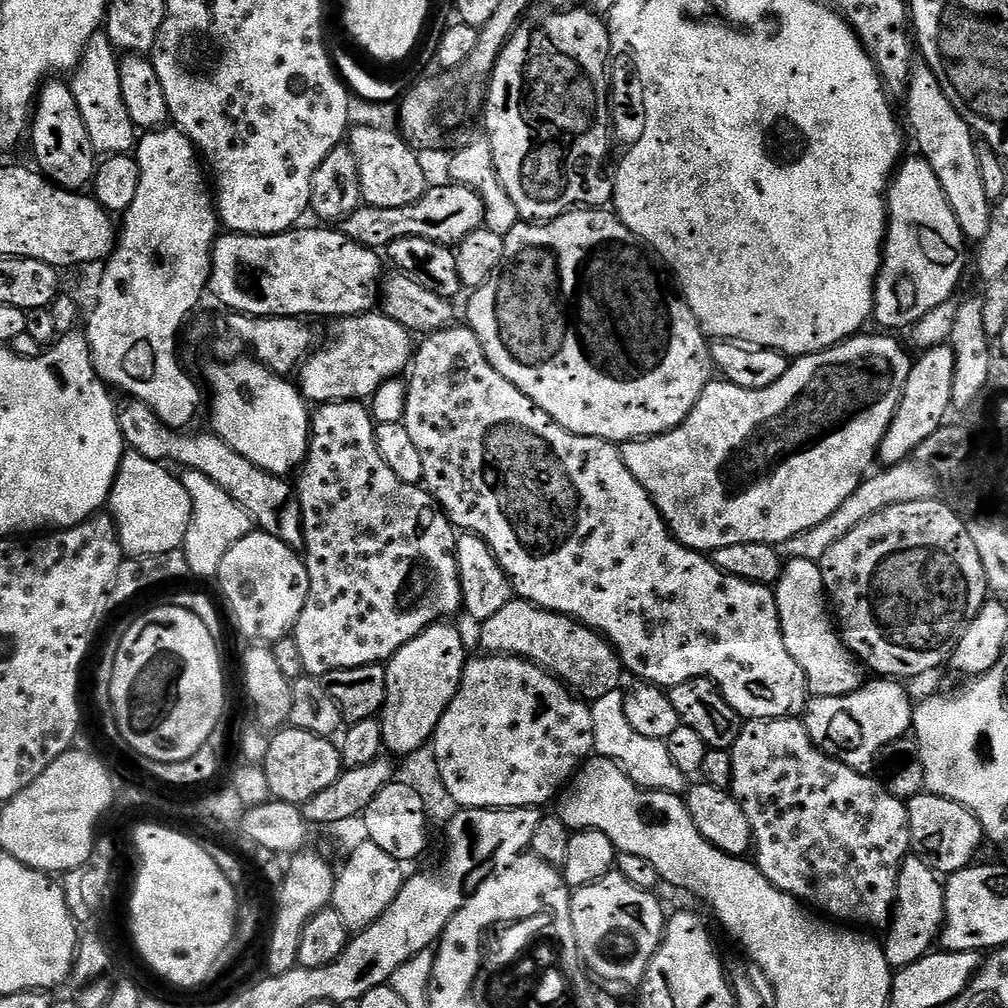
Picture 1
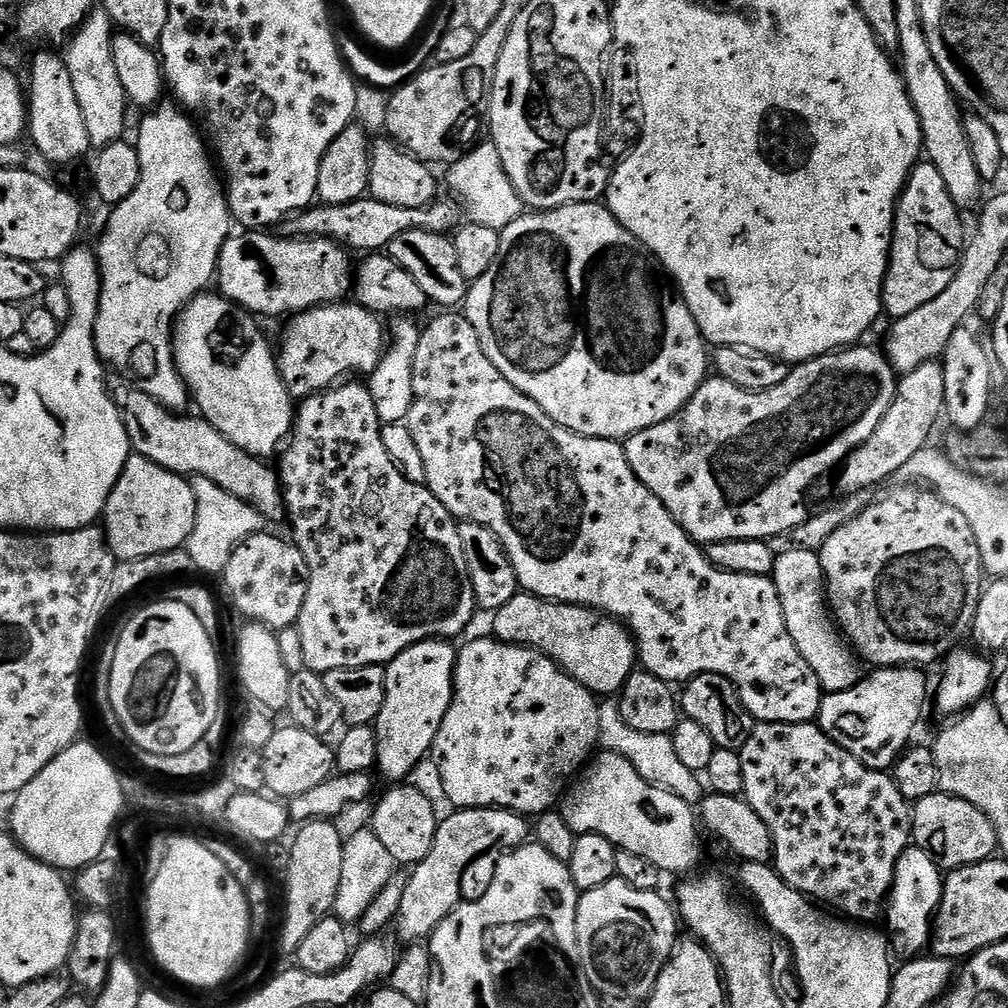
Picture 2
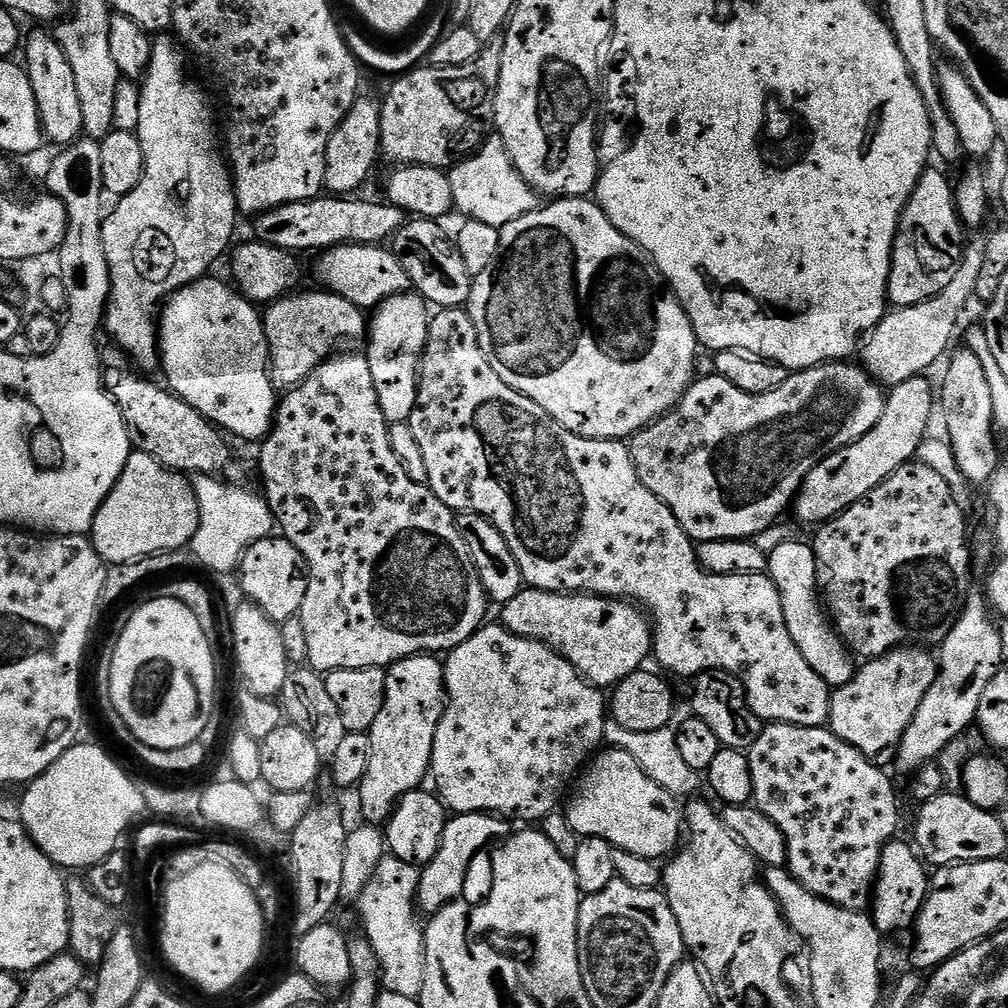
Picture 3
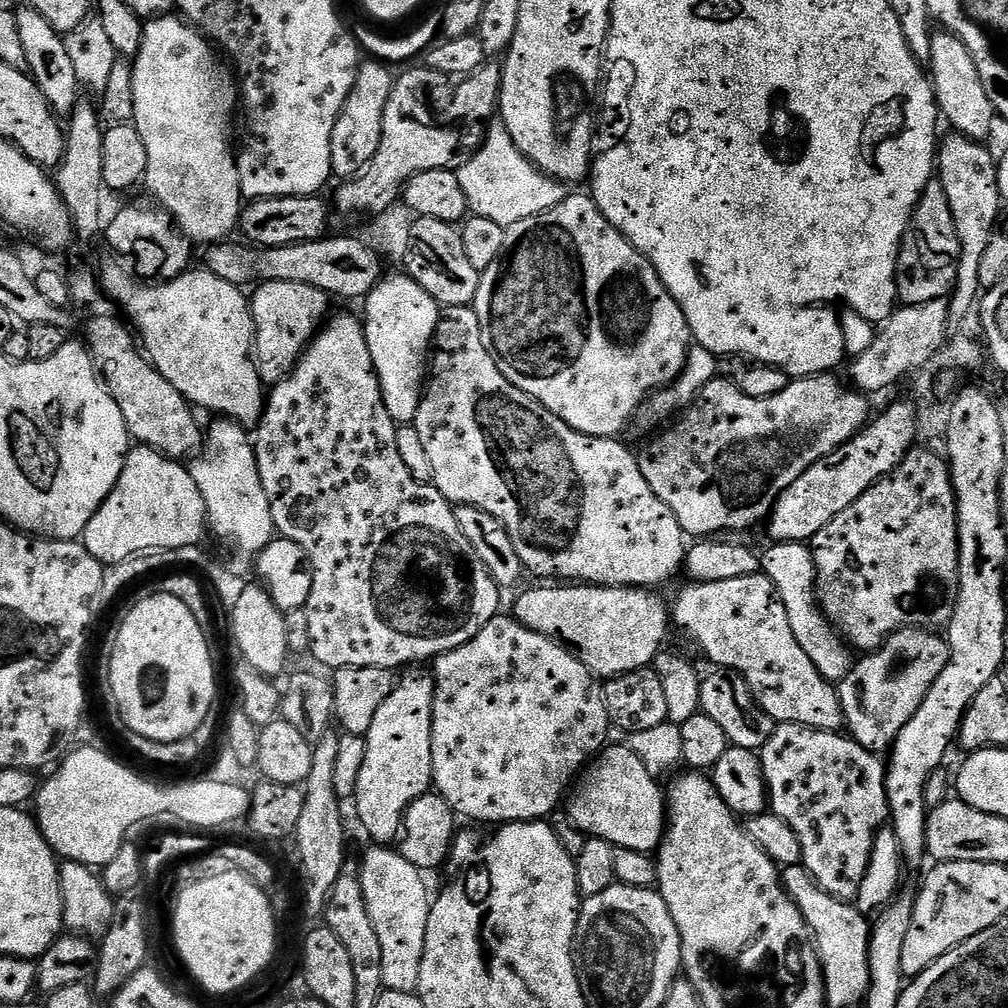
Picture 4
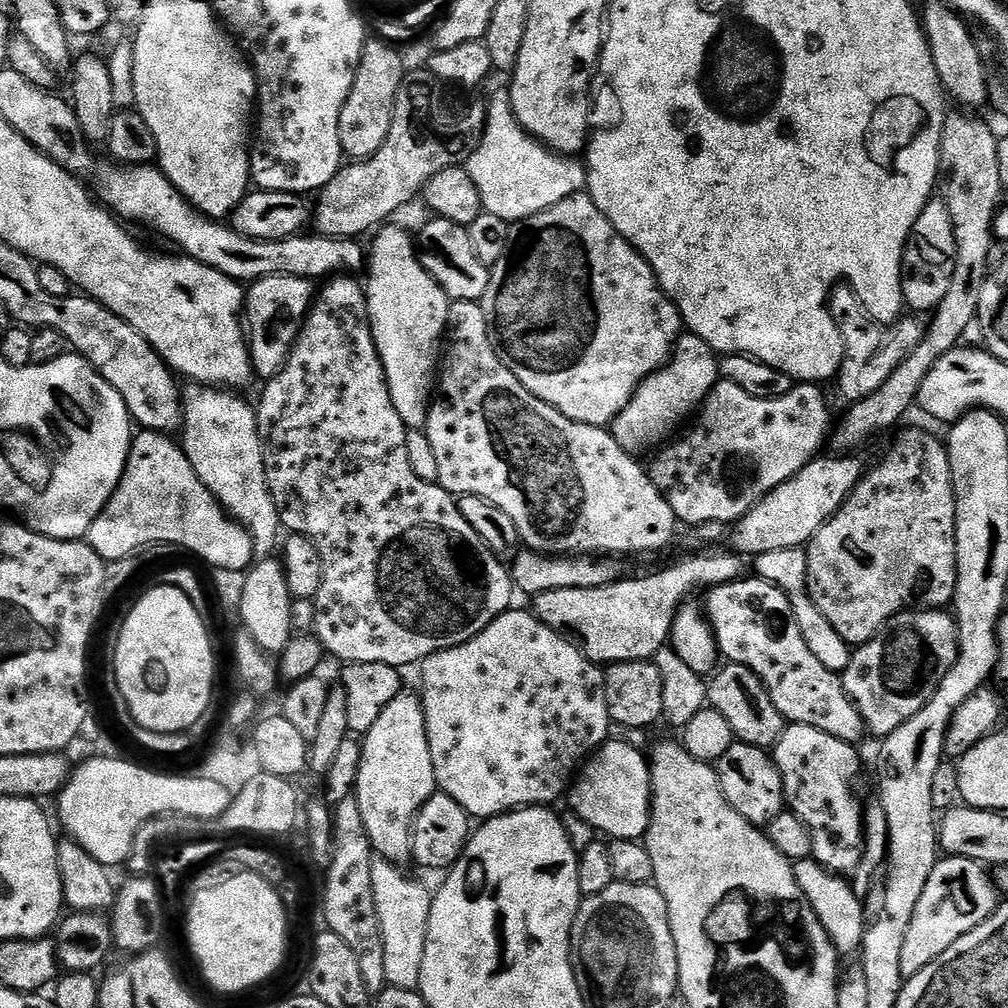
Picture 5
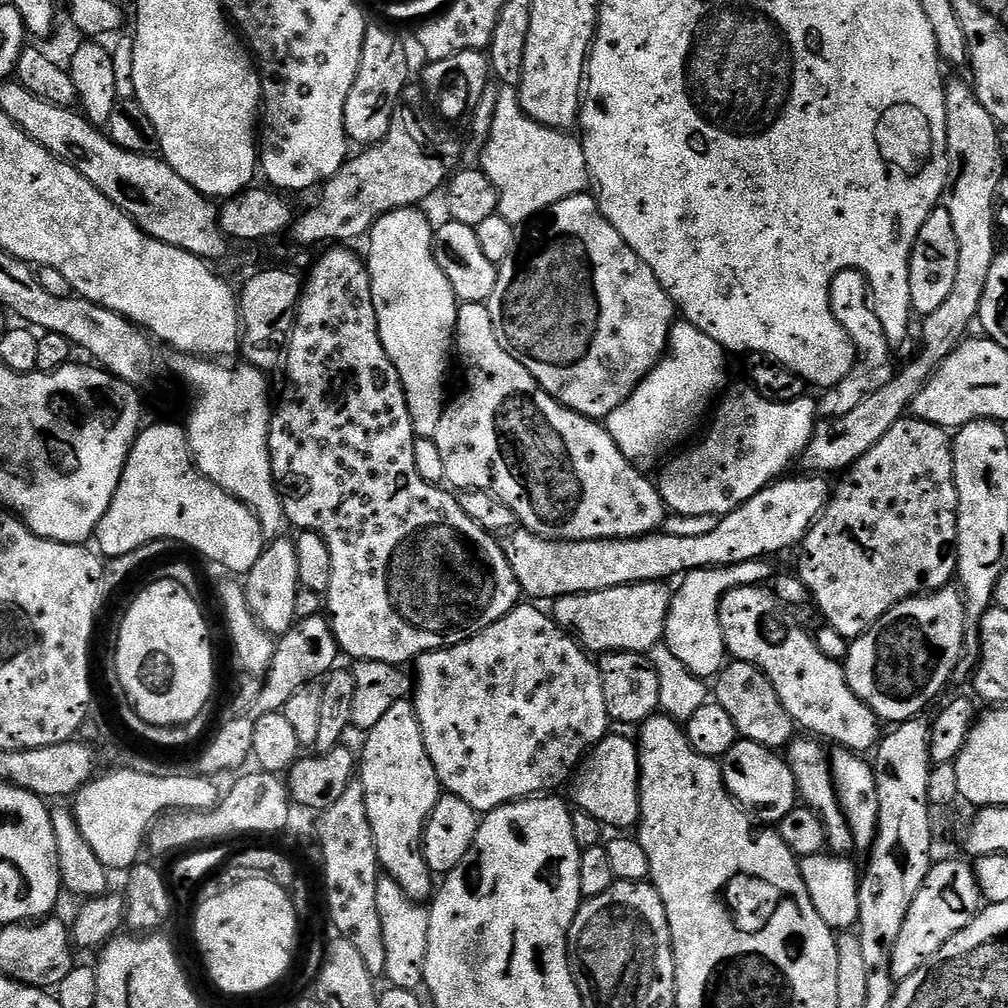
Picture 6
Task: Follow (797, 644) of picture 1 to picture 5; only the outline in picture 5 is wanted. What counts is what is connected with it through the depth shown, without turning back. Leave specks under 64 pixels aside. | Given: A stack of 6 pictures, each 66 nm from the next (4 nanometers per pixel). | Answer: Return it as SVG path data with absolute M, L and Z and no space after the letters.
M791 548L790 550L770 550L770 554L762 554L755 557L755 575L761 580L775 584L783 592L788 593L788 601L792 607L794 618L798 622L798 630L802 630L802 638L806 640L806 646L826 670L843 674L848 668L853 649L844 641L842 634L822 618L822 610L814 606L814 602L808 596L808 553L804 548Z

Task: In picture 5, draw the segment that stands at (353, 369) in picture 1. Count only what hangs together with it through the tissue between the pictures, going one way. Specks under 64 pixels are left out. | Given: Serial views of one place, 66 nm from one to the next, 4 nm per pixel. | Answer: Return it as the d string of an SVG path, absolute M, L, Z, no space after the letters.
M271 276L252 281L244 298L242 316L246 321L246 343L252 371L257 377L261 376L261 381L273 380L284 369L313 299L314 284L306 278Z

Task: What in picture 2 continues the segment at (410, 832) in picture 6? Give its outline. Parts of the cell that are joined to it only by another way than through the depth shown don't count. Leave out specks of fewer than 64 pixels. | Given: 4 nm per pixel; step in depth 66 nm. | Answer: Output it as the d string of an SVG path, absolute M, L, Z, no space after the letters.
M447 639L423 640L398 654L384 668L386 674L386 702L382 702L382 710L374 725L378 738L378 758L376 768L388 782L404 782L408 775L423 762L432 751L432 743L442 726L442 718L446 718L446 710L450 710L452 701L452 672L456 669L457 649L451 648Z

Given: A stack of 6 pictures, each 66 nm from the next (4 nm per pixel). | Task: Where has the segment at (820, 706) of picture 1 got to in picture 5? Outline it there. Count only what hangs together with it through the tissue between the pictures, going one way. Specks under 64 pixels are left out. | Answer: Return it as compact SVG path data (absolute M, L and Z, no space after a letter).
M947 611L899 612L874 639L853 651L848 668L842 674L844 689L864 719L865 729L883 738L926 706L955 661L956 621Z

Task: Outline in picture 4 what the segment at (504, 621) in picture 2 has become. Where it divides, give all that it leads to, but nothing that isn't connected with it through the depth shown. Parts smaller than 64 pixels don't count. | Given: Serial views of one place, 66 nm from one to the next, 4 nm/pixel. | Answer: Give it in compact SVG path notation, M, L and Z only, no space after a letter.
M556 586L560 588L528 588L516 600L514 619L551 640L559 640L576 653L592 675L611 678L649 667L661 655L664 639L670 629L670 608L656 590L617 588L615 586Z

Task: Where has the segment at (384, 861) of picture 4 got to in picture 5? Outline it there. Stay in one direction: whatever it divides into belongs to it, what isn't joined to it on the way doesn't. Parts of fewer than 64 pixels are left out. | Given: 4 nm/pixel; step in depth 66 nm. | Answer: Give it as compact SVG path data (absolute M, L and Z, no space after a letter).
M380 857L373 859L374 908L382 928L385 947L385 973L387 985L415 991L421 980L422 954L425 953L426 926L432 905L431 891L416 880L406 876L401 867Z

